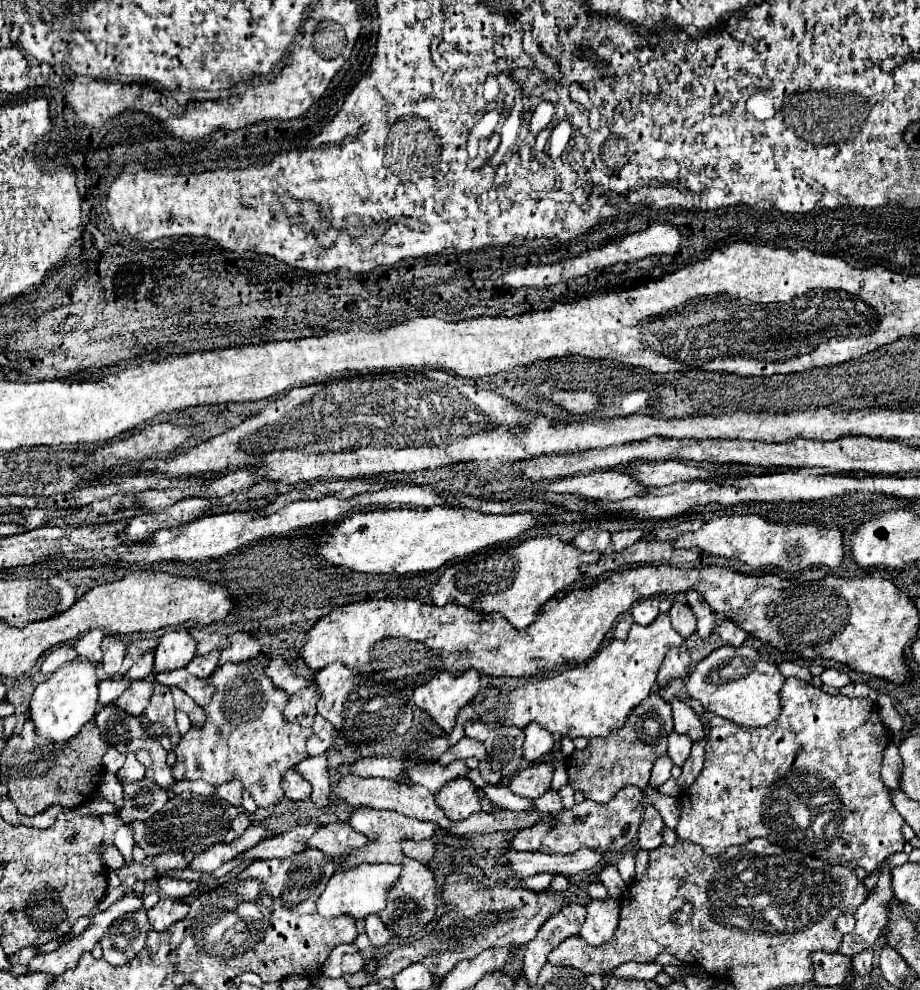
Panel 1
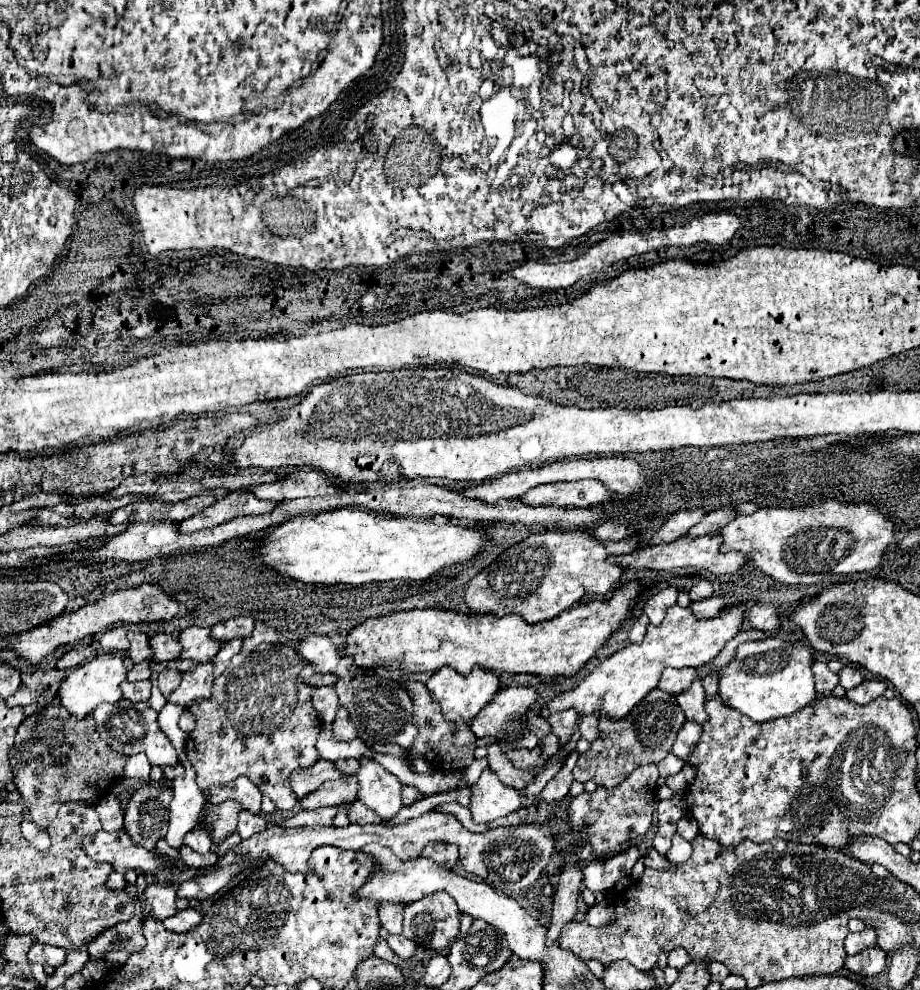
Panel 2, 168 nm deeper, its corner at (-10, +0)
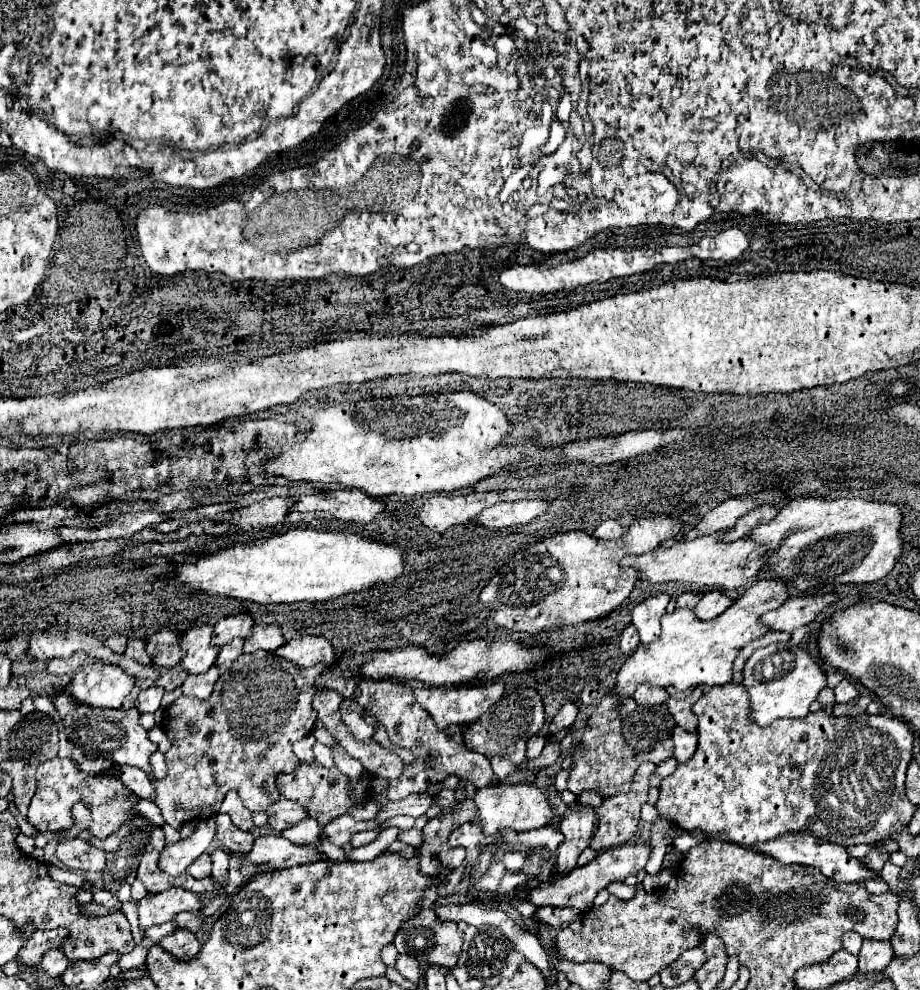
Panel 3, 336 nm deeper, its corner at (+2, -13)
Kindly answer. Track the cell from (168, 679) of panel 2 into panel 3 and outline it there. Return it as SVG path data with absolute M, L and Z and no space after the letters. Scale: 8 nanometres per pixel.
M177 664L177 666L169 668L169 670L161 670L161 676L155 680L155 684L161 686L161 688L165 688L169 692L169 690L181 686L187 676L189 676L189 672L181 664Z

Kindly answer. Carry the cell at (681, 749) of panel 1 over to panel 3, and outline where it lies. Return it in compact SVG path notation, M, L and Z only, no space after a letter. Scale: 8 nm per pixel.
M677 726L673 732L673 742L675 742L675 758L679 762L687 762L693 758L695 750L697 750L697 734L695 732L687 732L685 728Z

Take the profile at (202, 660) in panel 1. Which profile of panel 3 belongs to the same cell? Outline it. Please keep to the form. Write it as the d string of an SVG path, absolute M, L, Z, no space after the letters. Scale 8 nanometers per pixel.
M235 638L233 644L227 644L227 646L221 648L221 652L219 652L219 656L217 656L217 662L215 662L221 672L229 670L231 664L233 664L233 660L243 654L243 644L245 644L243 638Z

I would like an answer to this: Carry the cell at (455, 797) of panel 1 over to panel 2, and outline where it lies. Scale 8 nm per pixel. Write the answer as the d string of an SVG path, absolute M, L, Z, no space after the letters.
M489 769L471 787L469 811L475 823L491 823L521 807L519 791L503 785Z

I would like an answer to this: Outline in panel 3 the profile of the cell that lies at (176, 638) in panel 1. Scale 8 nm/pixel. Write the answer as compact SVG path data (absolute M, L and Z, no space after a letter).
M203 624L187 630L187 634L181 638L181 644L185 648L181 664L191 674L205 674L215 664L219 648L211 644L211 634L213 626Z

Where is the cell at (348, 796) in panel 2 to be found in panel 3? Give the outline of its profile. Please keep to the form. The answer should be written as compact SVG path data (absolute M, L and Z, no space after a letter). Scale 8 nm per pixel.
M279 798L275 804L271 804L267 808L267 818L269 818L269 826L273 830L285 830L297 822L301 822L307 812L303 812L303 808L299 808L299 804L287 800L287 798Z

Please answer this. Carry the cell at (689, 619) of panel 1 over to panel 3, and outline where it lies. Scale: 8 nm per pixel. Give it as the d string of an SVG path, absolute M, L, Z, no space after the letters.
M711 590L699 600L699 604L695 606L695 614L701 620L711 620L711 618L717 618L721 612L725 612L731 604L733 604L733 598L725 596L721 590Z

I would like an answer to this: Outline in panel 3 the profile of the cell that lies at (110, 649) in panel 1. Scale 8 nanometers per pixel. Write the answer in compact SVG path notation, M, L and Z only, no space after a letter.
M133 638L133 640L129 640L125 654L131 656L133 660L137 660L139 664L145 664L145 666L151 664L151 656L149 656L147 650L145 650L145 640L141 640L141 638Z

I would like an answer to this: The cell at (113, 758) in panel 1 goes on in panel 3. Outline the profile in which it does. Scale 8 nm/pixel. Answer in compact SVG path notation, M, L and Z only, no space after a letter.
M121 766L119 768L119 776L123 780L123 784L133 792L137 794L139 798L143 800L155 800L155 788L151 784L151 780L147 778L147 774L139 768L133 768L133 766Z

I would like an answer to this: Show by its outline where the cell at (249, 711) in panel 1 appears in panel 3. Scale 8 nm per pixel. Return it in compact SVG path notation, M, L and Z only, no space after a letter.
M271 652L241 654L233 666L219 676L213 694L207 700L197 700L195 696L177 698L163 716L163 732L171 740L171 748L165 754L167 776L163 780L153 780L157 790L155 804L161 808L165 822L173 828L181 828L191 820L205 820L219 812L219 806L229 790L243 794L245 804L251 810L265 812L275 800L279 800L279 790L275 788L275 776L281 772L293 772L297 768L297 756L293 754L293 742L311 734L317 712L311 700L317 692L315 678L323 672L323 666L297 668L289 660L283 660Z

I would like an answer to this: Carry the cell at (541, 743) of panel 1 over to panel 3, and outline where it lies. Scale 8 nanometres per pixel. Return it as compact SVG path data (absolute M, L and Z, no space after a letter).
M567 702L567 704L563 704L563 708L557 712L557 716L551 720L551 732L555 734L555 732L559 732L561 728L567 728L567 726L571 726L573 722L575 722L575 718L577 718L577 712L579 712L579 706L575 704L575 702Z

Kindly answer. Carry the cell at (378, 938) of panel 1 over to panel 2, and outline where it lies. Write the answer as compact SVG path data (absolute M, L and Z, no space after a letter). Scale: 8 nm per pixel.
M389 935L385 941L393 949L393 953L399 955L401 959L411 959L415 953L415 943L403 935Z

